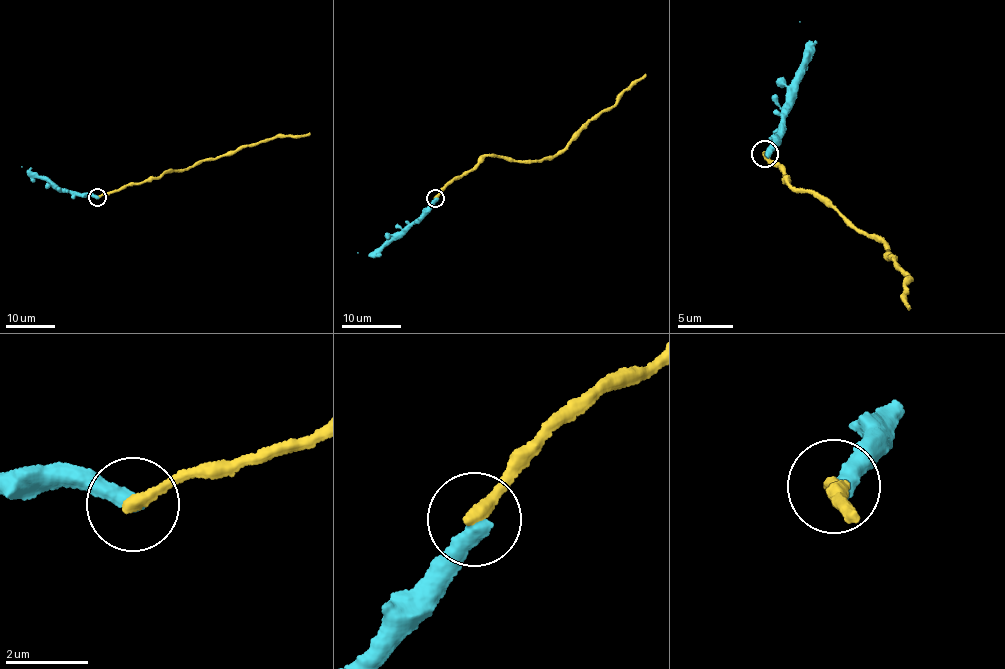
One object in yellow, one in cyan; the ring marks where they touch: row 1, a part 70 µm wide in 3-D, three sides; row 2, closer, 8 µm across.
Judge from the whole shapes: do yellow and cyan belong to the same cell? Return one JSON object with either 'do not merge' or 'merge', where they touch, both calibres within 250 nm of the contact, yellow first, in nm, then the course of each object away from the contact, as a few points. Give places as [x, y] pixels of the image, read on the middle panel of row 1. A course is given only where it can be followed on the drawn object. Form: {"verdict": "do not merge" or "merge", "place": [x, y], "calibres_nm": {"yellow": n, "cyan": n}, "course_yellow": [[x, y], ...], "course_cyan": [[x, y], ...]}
{"verdict": "do not merge", "place": [435, 198], "calibres_nm": {"yellow": 320, "cyan": 420}, "course_yellow": [[436, 198], [485, 155], [518, 162], [561, 154], [579, 129], [618, 103], [644, 74]], "course_cyan": [[436, 198], [404, 233], [368, 256], [358, 253]]}

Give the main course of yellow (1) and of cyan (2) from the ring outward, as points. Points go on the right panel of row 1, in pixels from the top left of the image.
1: (766, 153), (789, 178), (787, 183), (820, 199), (889, 248), (912, 281), (904, 286), (908, 305)
2: (766, 153), (789, 108), (809, 39), (801, 22)

